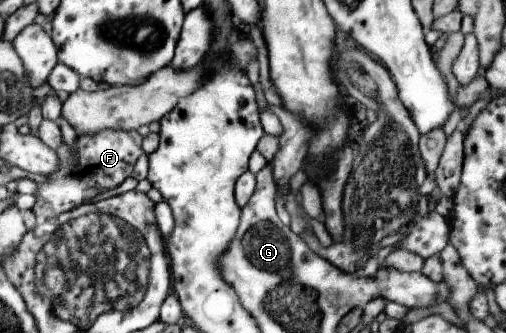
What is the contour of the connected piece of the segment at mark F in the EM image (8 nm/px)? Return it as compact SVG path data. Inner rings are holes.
M104 128L96 134L80 134L76 132L75 151L71 152L65 142L54 150L58 156L58 168L52 174L44 176L46 182L36 184L35 202L31 207L35 216L35 224L54 218L59 214L74 210L106 190L112 190L132 174L134 163L143 153L140 144L142 138L136 130L110 130Z

